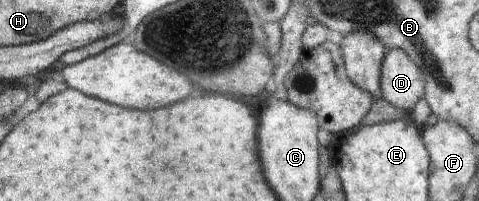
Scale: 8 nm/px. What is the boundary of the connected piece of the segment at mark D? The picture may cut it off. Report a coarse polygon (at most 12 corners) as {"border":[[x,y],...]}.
{"border":[[390,48],[380,96],[409,113],[427,78],[402,48]]}

